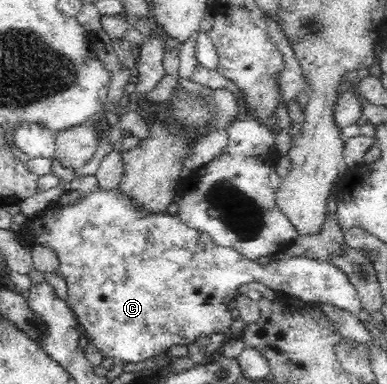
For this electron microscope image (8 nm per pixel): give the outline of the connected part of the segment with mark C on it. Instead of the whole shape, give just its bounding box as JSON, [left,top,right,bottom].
[19,175,361,365]

